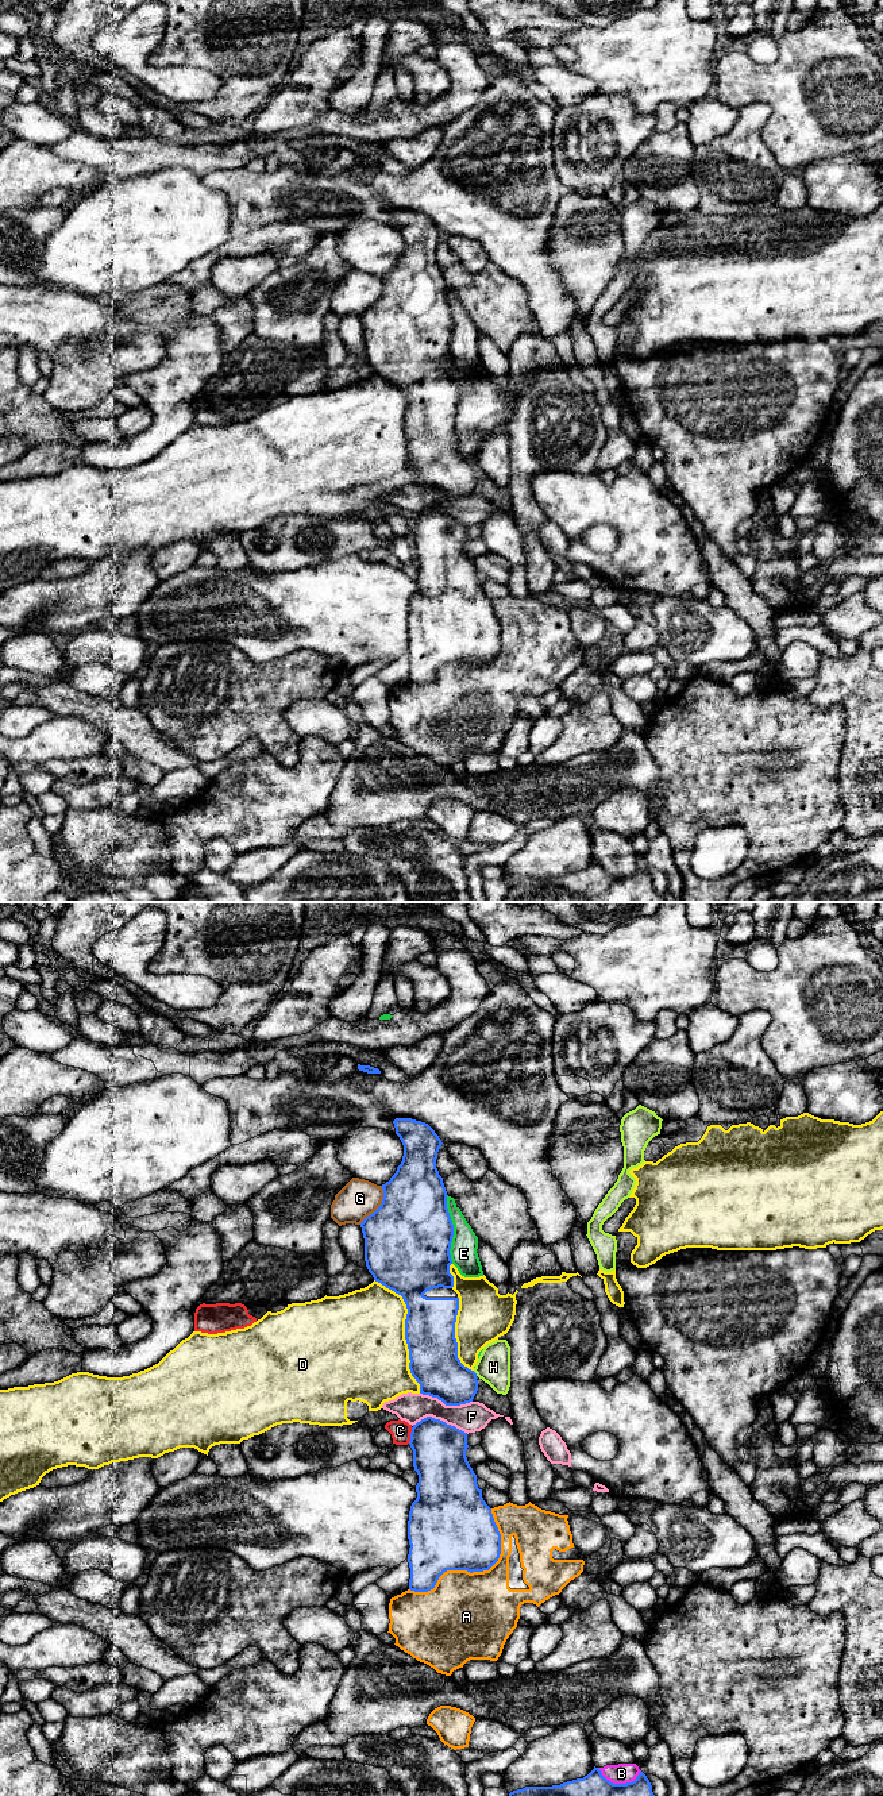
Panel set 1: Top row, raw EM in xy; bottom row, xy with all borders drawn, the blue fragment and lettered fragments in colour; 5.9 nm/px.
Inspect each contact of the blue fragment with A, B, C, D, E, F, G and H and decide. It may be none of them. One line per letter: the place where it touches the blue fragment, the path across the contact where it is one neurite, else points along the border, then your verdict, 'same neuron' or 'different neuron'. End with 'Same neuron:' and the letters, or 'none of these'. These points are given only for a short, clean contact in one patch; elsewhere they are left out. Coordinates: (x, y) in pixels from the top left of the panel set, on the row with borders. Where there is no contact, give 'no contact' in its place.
A: xy (477, 1571) | different neuron
B: xy (619, 1784) | different neuron
C: xy (411, 1436) | different neuron
D: xy (405, 1332) | different neuron
E: xy (452, 1229) | different neuron
F: xy (439, 1419) | different neuron
G: xy (380, 1206) | different neuron
H: xy (475, 1374) | along xy (473, 1371), (477, 1375) | different neuron
Same neuron: none of these

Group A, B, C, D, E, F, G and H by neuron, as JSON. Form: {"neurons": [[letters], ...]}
{"neurons": [["A"], ["B"], ["C"], ["D"], ["E"], ["F"], ["G"], ["H"]]}

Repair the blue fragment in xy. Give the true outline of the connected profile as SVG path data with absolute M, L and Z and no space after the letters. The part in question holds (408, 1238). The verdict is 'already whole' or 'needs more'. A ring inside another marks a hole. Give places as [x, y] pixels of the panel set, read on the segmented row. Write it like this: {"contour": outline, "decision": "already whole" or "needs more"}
{"contour": "M396 1118L393 1124L396 1134L404 1145L404 1156L396 1173L382 1184L383 1199L381 1206L360 1223L365 1238L365 1261L374 1280L401 1295L406 1304L405 1340L409 1349L409 1369L420 1384L420 1394L437 1398L446 1406L460 1406L473 1402L478 1391L478 1380L477 1373L458 1358L455 1322L459 1298L452 1290L454 1276L450 1273L454 1225L447 1209L447 1191L443 1178L436 1168L437 1152L443 1142L425 1122Z", "decision": "needs more"}

